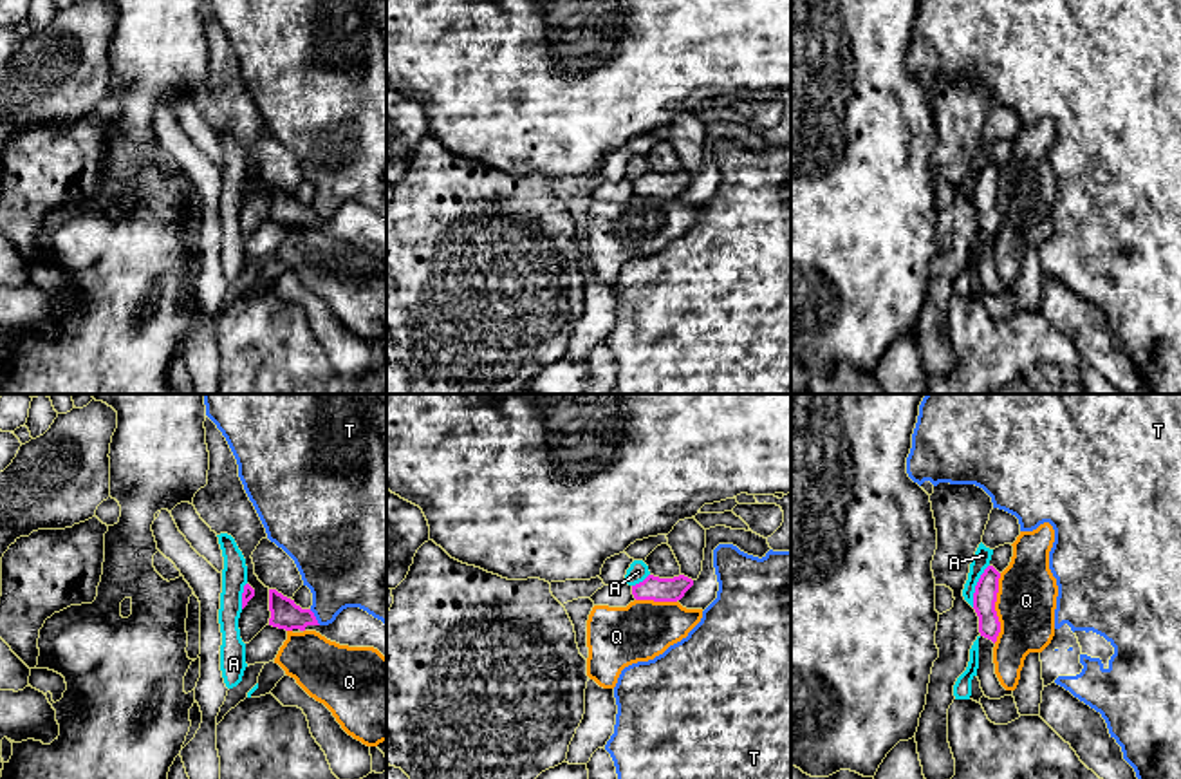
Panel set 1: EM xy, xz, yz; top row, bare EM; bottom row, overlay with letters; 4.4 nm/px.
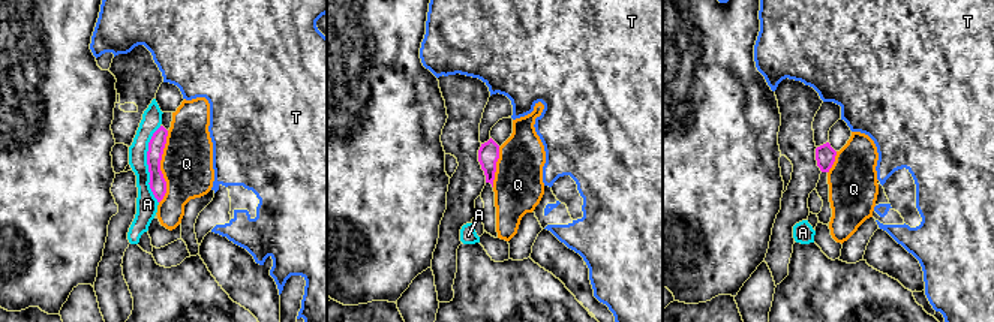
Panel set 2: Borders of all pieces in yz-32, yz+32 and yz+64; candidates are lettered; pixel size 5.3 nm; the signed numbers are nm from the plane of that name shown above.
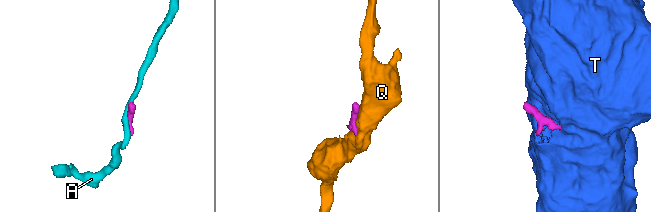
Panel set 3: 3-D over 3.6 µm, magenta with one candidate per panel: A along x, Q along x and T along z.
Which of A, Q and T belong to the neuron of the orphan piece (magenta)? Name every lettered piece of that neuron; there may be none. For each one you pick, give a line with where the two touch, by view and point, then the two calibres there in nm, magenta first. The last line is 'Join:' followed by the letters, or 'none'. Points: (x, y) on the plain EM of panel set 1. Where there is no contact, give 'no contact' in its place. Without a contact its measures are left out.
Join: none

